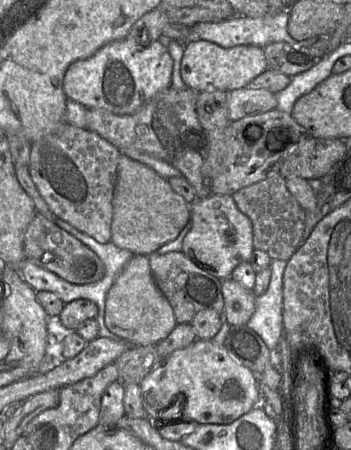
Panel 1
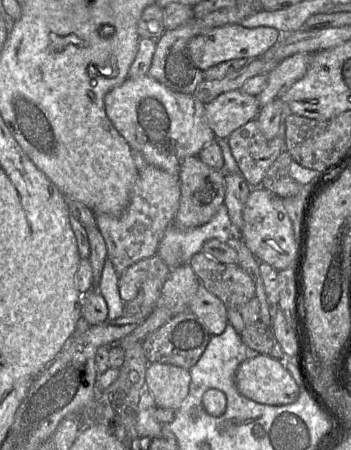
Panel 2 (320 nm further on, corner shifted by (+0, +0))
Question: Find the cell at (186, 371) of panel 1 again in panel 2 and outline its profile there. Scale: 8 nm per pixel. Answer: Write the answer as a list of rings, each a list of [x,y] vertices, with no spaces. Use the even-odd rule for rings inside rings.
[[[266,355],[246,358],[236,371],[239,393],[257,403],[282,406],[295,402],[300,387],[283,363]]]

